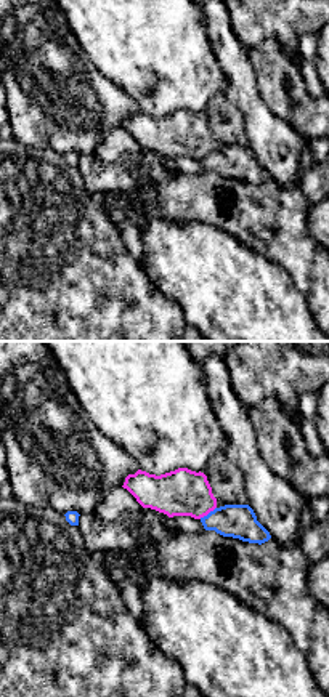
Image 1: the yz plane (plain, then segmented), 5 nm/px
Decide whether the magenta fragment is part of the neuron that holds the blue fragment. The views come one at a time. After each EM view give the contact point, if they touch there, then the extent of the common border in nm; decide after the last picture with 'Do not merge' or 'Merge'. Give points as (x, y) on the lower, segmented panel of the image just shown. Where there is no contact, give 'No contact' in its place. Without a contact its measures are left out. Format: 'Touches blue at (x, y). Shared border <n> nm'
Touches blue at (209, 513). Shared border 110 nm

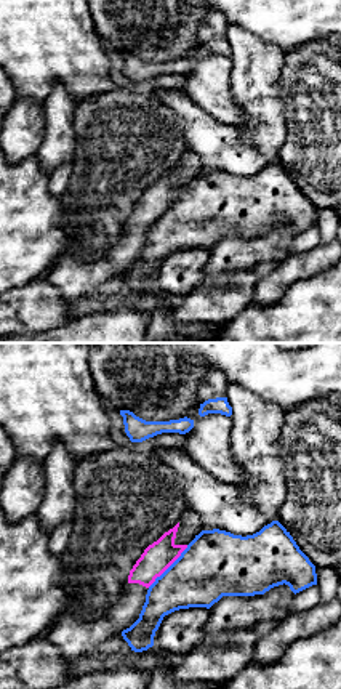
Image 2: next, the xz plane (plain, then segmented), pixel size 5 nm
Touches blue at (170, 566). Shared border 300 nm

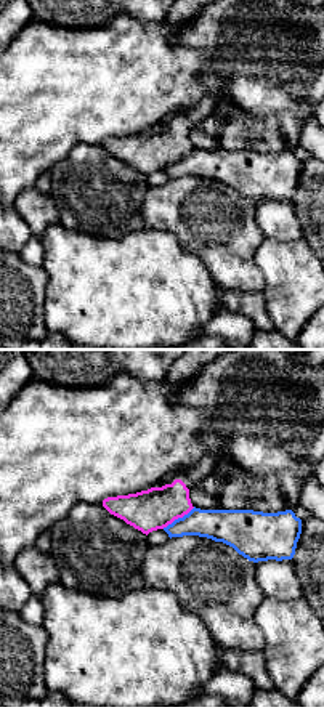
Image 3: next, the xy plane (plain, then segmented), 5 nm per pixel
Touches blue at (178, 518). Shared border 200 nm

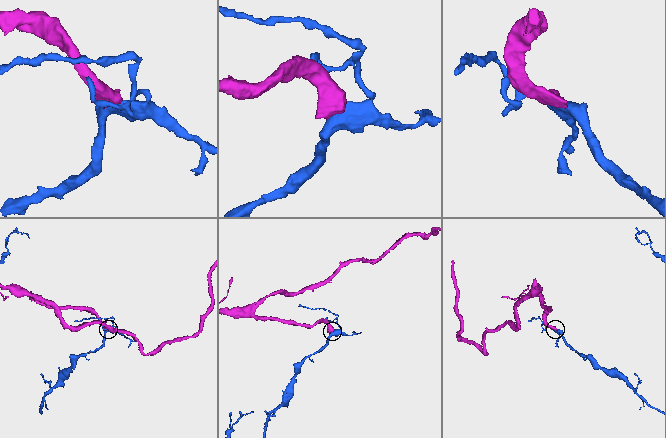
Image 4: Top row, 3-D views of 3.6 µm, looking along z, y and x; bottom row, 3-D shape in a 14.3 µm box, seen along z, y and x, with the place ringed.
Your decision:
Do not merge

